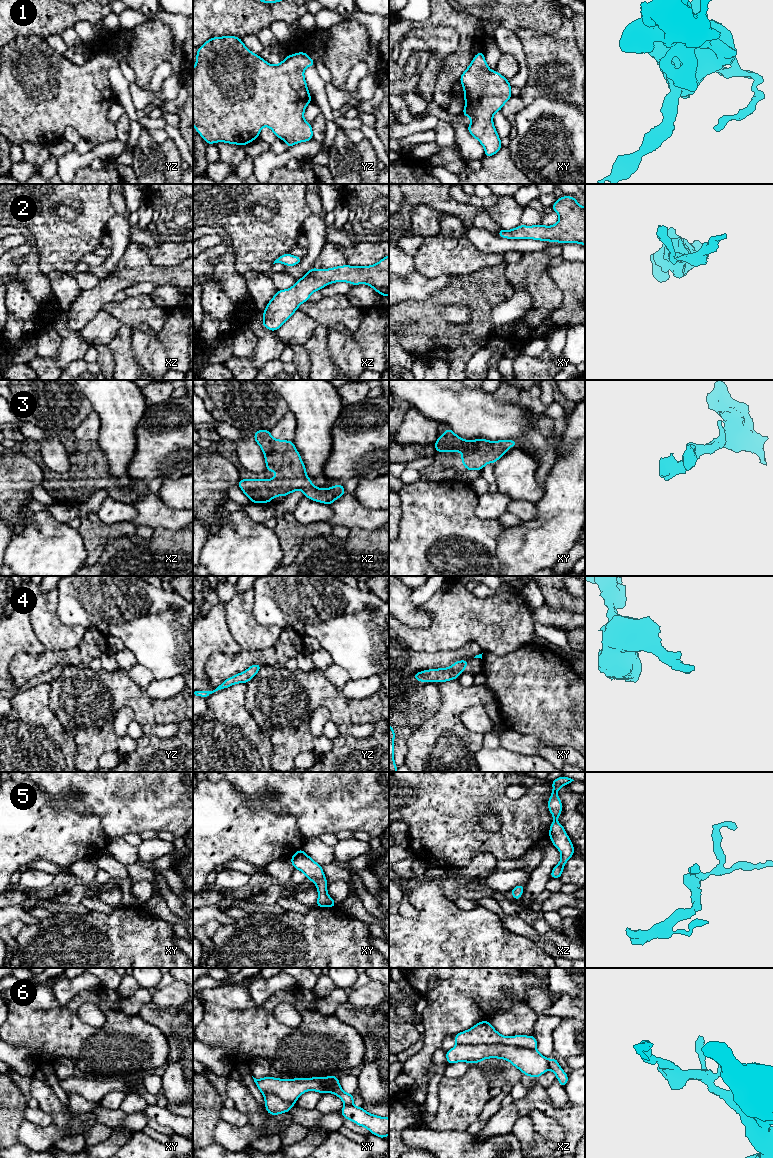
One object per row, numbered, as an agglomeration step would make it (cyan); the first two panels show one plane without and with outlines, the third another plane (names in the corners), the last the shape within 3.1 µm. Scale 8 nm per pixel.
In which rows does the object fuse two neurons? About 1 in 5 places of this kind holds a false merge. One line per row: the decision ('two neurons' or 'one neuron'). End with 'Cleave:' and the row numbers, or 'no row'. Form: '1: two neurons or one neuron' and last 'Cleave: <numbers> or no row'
1: one neuron
2: one neuron
3: one neuron
4: one neuron
5: one neuron
6: two neurons
Cleave: 6

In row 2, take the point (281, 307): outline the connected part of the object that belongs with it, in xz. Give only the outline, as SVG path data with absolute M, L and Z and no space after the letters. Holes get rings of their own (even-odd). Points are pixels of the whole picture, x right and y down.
M389 255L371 266L312 267L291 288L279 290L272 297L263 312L264 327L271 331L278 330L298 310L300 304L309 300L313 292L334 282L367 284L382 296L389 296Z

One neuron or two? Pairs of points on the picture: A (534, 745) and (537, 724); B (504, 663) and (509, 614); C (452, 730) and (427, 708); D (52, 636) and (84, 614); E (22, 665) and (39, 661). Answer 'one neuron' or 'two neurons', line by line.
A: two neurons
B: two neurons
C: two neurons
D: two neurons
E: one neuron

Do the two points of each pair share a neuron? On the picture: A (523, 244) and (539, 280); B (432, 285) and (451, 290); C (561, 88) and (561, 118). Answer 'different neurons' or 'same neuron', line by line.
A: different neurons
B: different neurons
C: different neurons

